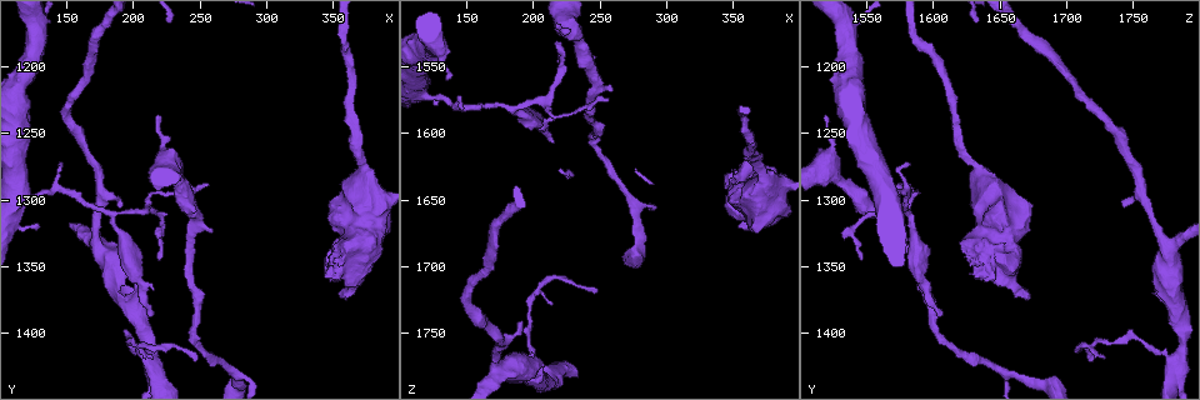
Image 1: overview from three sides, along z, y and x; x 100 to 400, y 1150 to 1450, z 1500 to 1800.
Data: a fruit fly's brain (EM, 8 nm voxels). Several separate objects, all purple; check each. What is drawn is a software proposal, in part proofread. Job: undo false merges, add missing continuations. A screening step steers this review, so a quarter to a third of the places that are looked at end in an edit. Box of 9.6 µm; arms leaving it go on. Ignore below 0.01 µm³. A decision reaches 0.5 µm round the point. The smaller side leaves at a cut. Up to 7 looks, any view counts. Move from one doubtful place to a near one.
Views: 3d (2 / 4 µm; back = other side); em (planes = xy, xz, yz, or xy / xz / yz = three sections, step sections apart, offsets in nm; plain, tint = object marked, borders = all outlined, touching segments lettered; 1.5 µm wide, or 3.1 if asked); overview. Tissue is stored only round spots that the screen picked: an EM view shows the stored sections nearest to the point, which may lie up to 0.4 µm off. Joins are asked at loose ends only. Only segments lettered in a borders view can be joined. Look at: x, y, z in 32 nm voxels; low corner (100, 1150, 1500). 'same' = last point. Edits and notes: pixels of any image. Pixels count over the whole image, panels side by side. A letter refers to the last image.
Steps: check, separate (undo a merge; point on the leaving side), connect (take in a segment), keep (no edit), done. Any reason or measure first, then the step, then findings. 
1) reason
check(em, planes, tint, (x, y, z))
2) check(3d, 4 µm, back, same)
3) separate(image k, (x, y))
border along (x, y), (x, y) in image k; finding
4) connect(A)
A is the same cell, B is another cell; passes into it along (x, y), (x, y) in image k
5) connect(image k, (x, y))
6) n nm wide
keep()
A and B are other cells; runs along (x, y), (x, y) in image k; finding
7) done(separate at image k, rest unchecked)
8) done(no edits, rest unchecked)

branch stops here
check(em, xy, step 8, tint, (148, 1274, 1584))

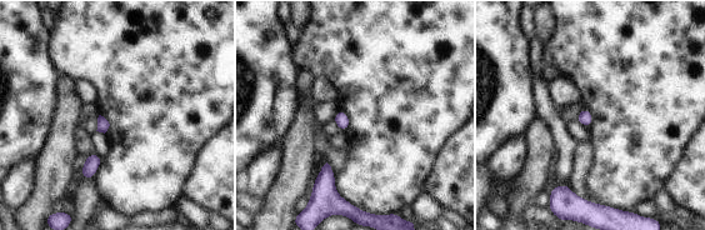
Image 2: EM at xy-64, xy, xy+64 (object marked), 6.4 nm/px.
check(em, planes, borders, same)

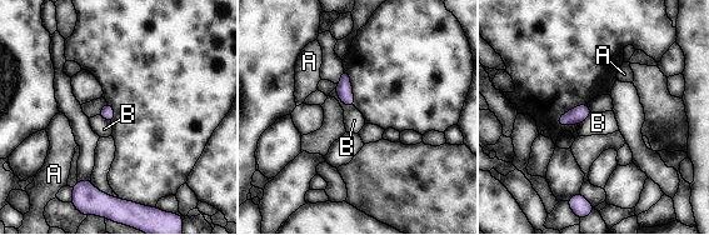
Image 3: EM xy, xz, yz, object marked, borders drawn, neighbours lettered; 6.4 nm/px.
keep()
A and B are other cells; border along (334, 89), (343, 104), (354, 108) in image 3; no lettered segment goes on from it

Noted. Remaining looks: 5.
thin end
check(em, yz, step 8, tint, (218, 1236, 1516))

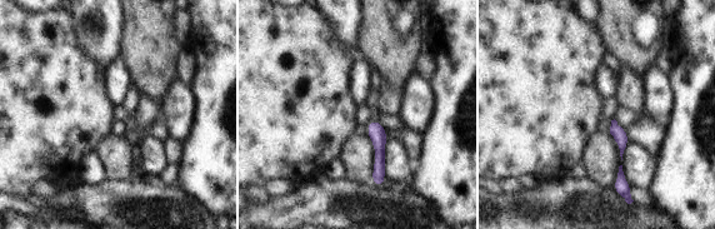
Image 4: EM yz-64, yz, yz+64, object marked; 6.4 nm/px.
another direction
check(em, xy, step 4, borders, same)

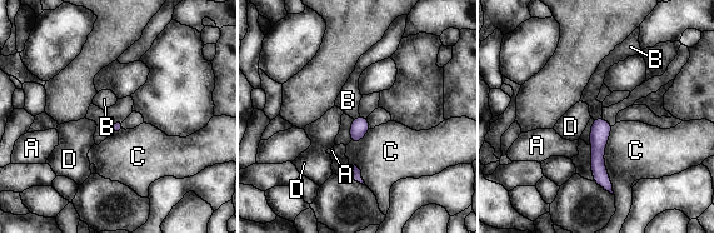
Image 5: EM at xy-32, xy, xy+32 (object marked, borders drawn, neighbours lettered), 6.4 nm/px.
80 nm wide
connect(B)
B is the same cell, A, C and D are other cells; it goes on there

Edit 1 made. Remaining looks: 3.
check(overview)

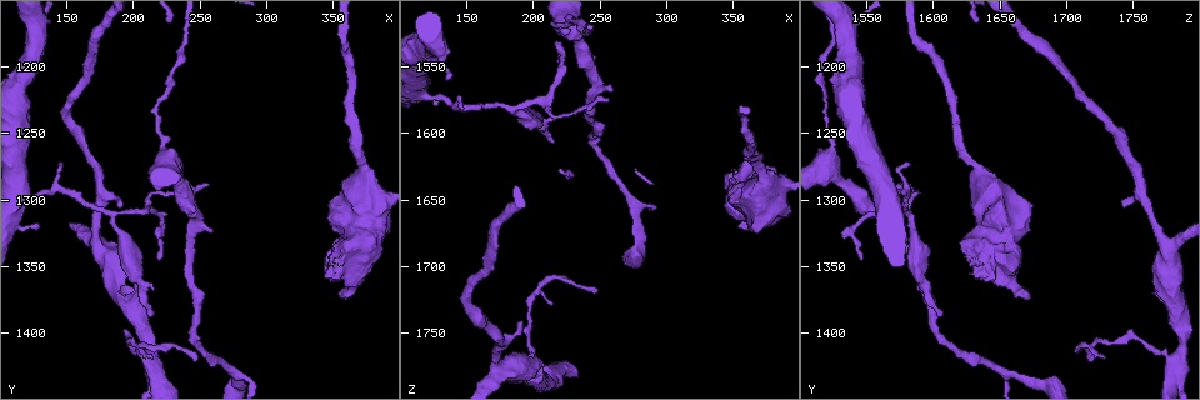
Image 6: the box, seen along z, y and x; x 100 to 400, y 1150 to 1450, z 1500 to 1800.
thick end
check(em, yz, step 4, borders, (356, 1376, 1670))

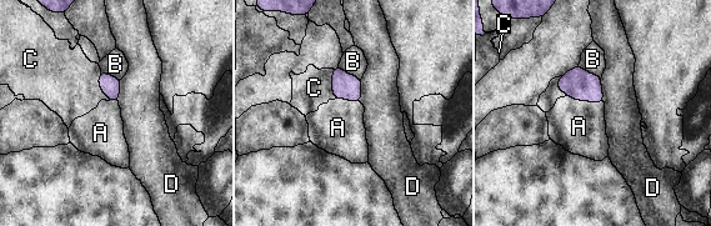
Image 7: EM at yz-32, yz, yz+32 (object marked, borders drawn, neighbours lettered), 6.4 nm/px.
check(em, planes, borders, same)

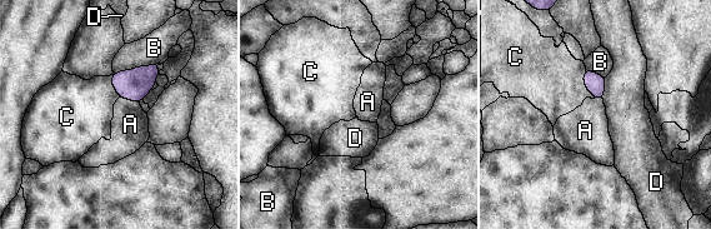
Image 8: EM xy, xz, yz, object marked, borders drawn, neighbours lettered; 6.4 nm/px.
connect(A)
A is the same cell, B, C and D are other cells; it goes on there

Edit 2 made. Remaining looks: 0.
done(connect at image 5, connect at image 8, rest unchecked)

